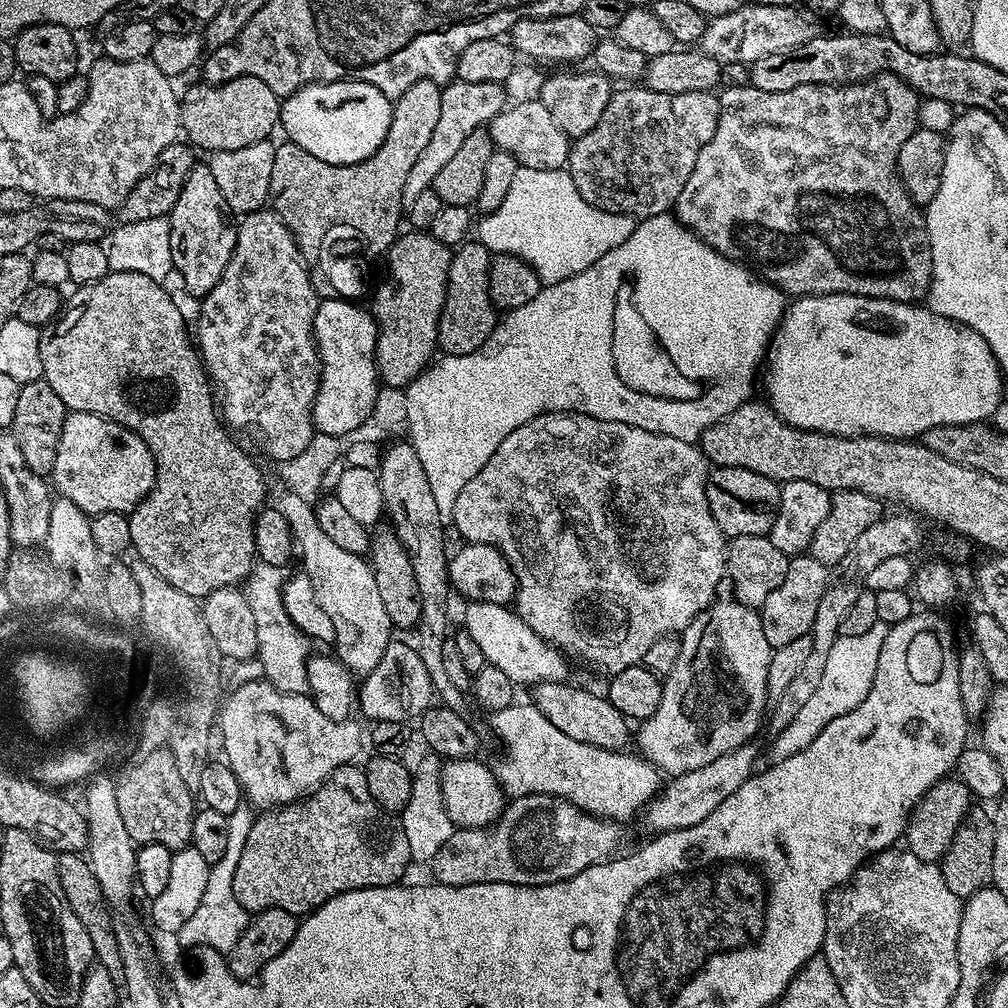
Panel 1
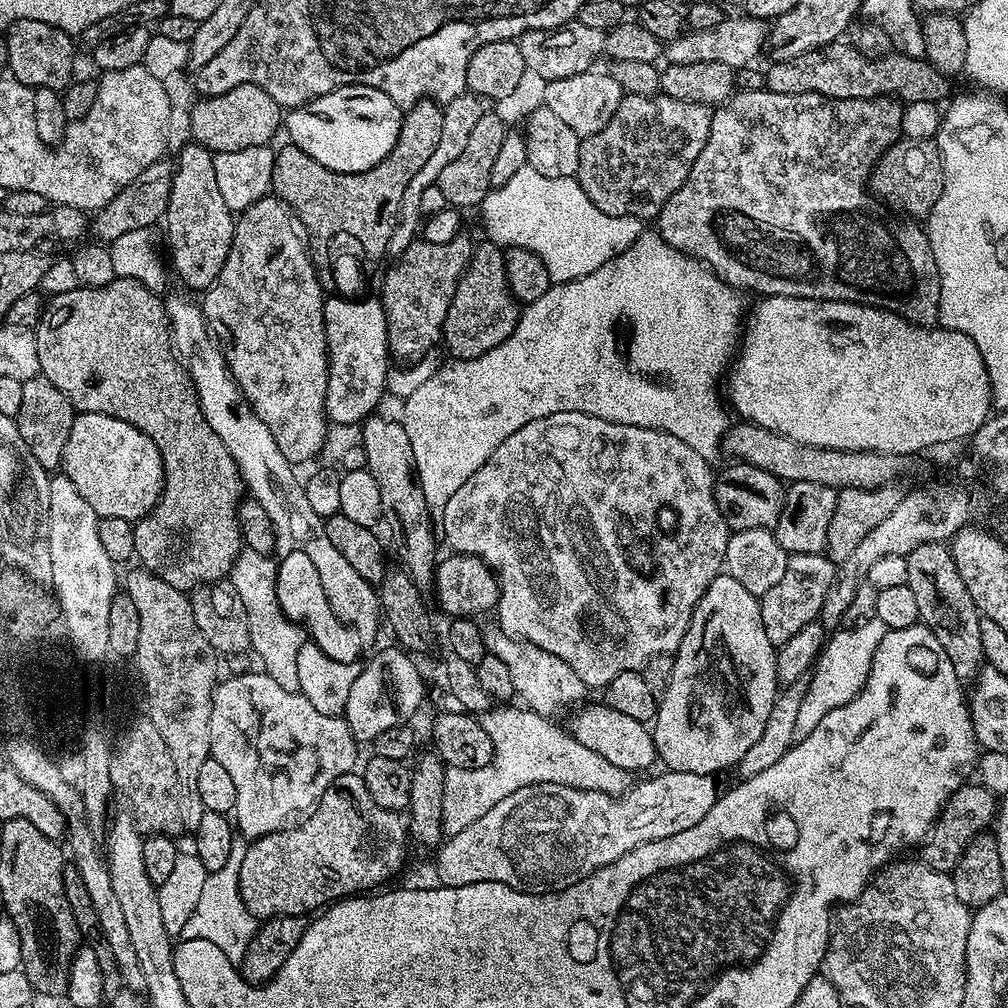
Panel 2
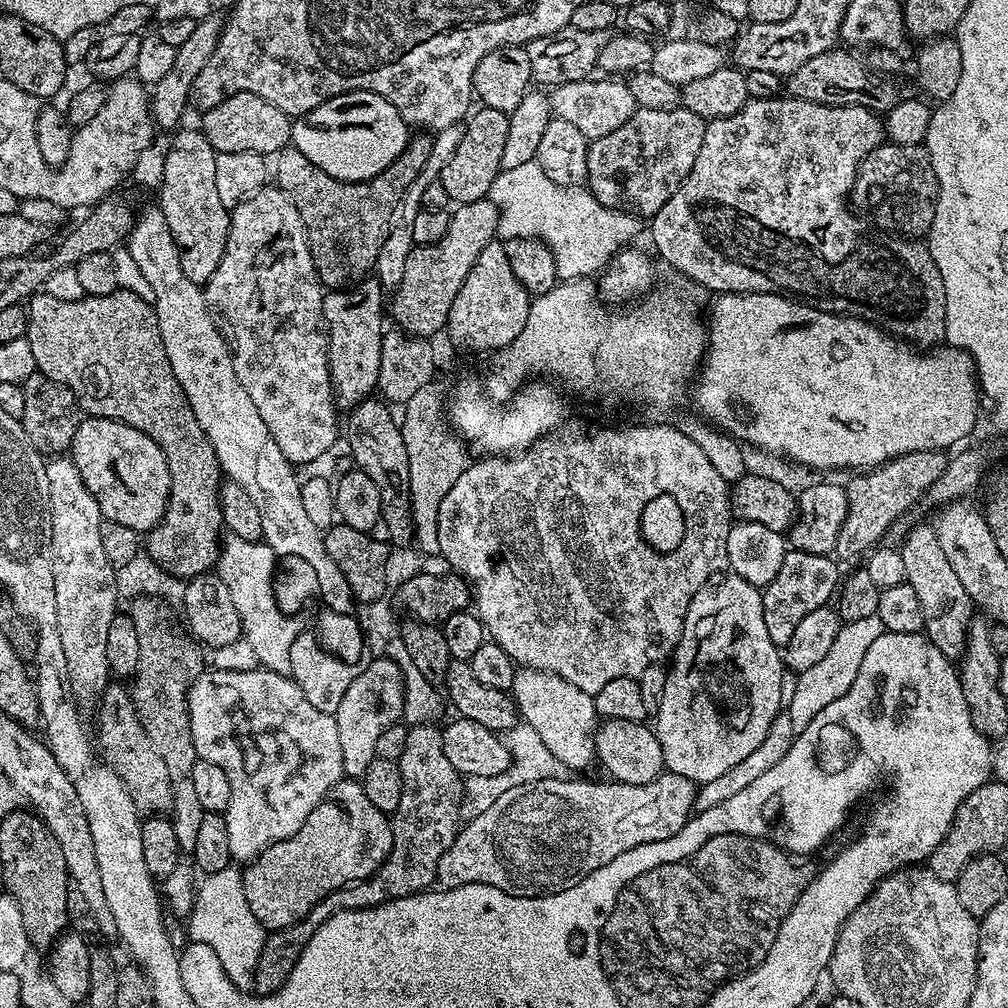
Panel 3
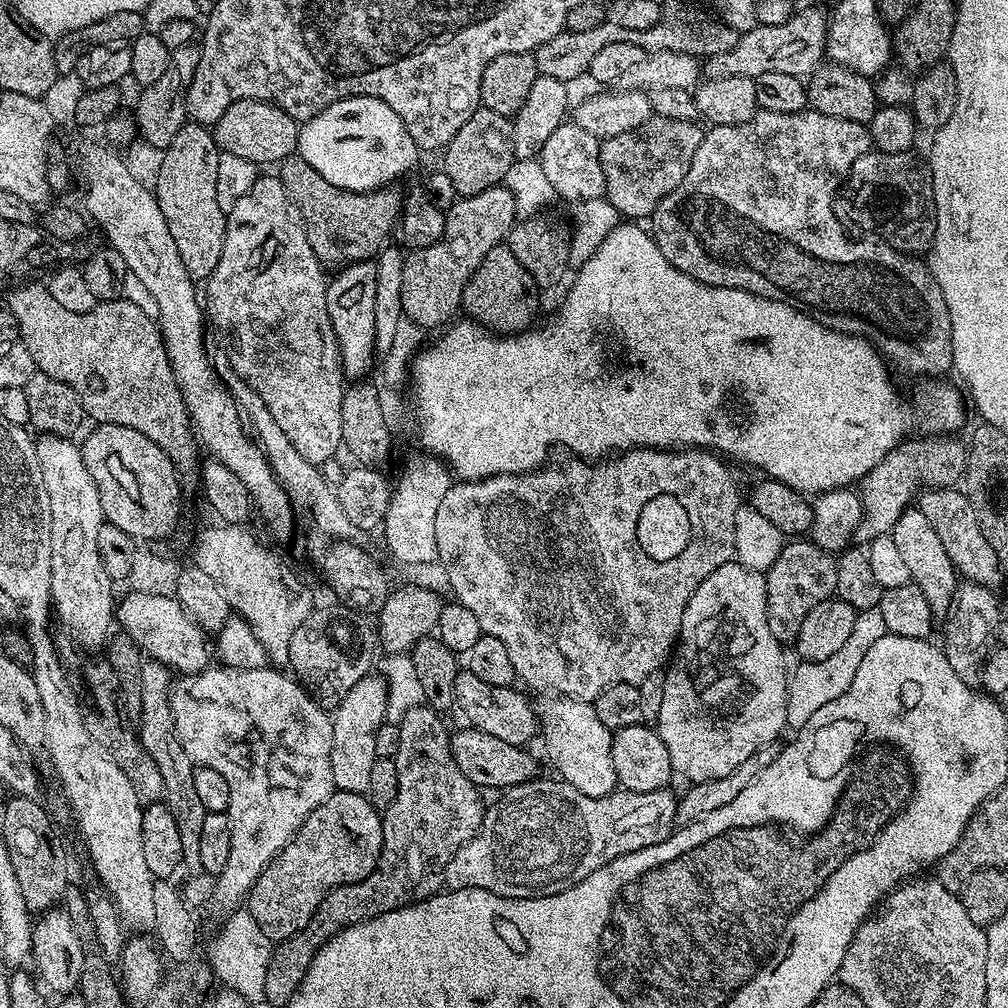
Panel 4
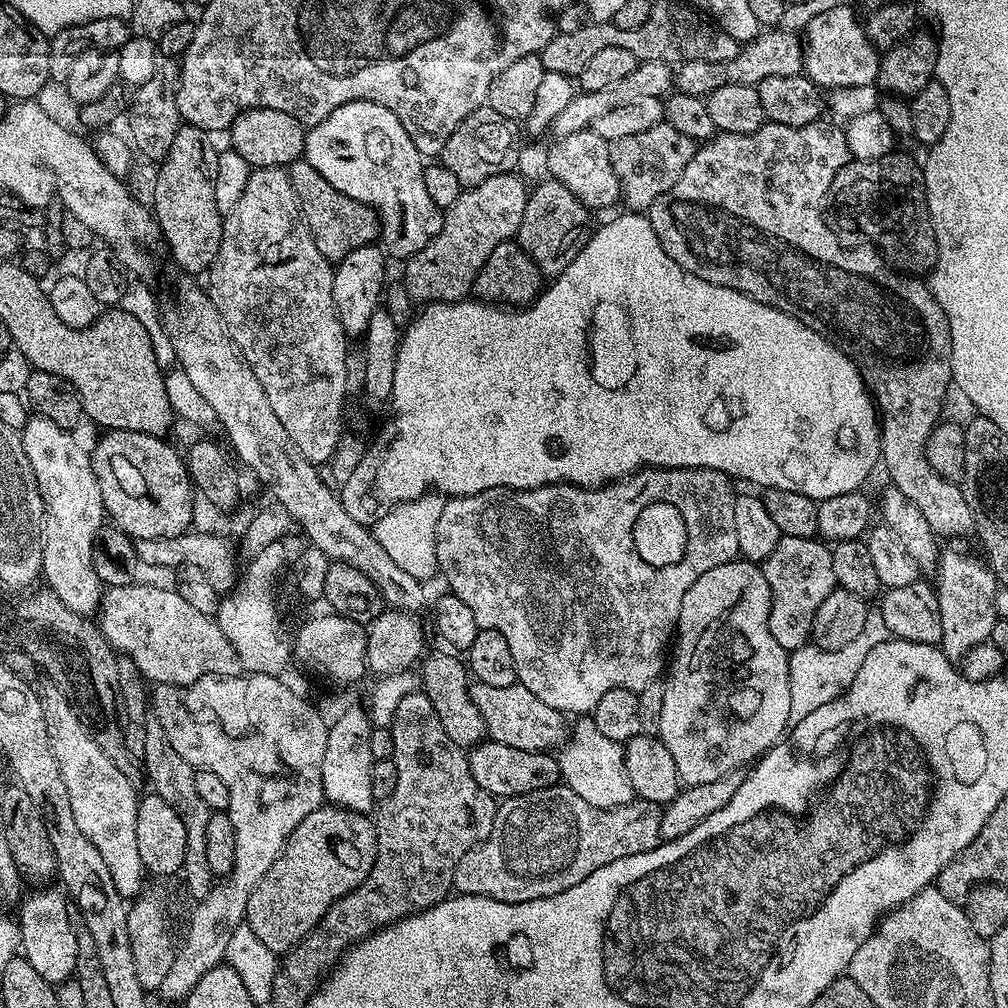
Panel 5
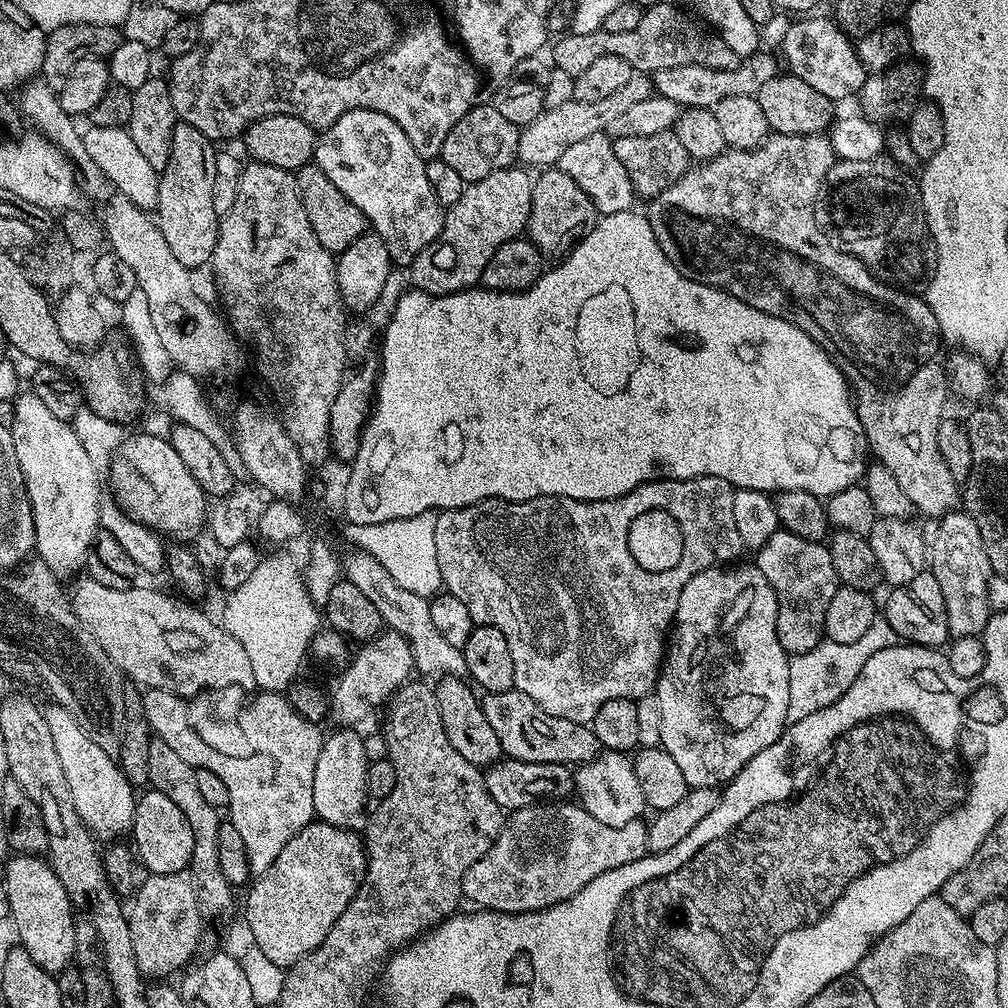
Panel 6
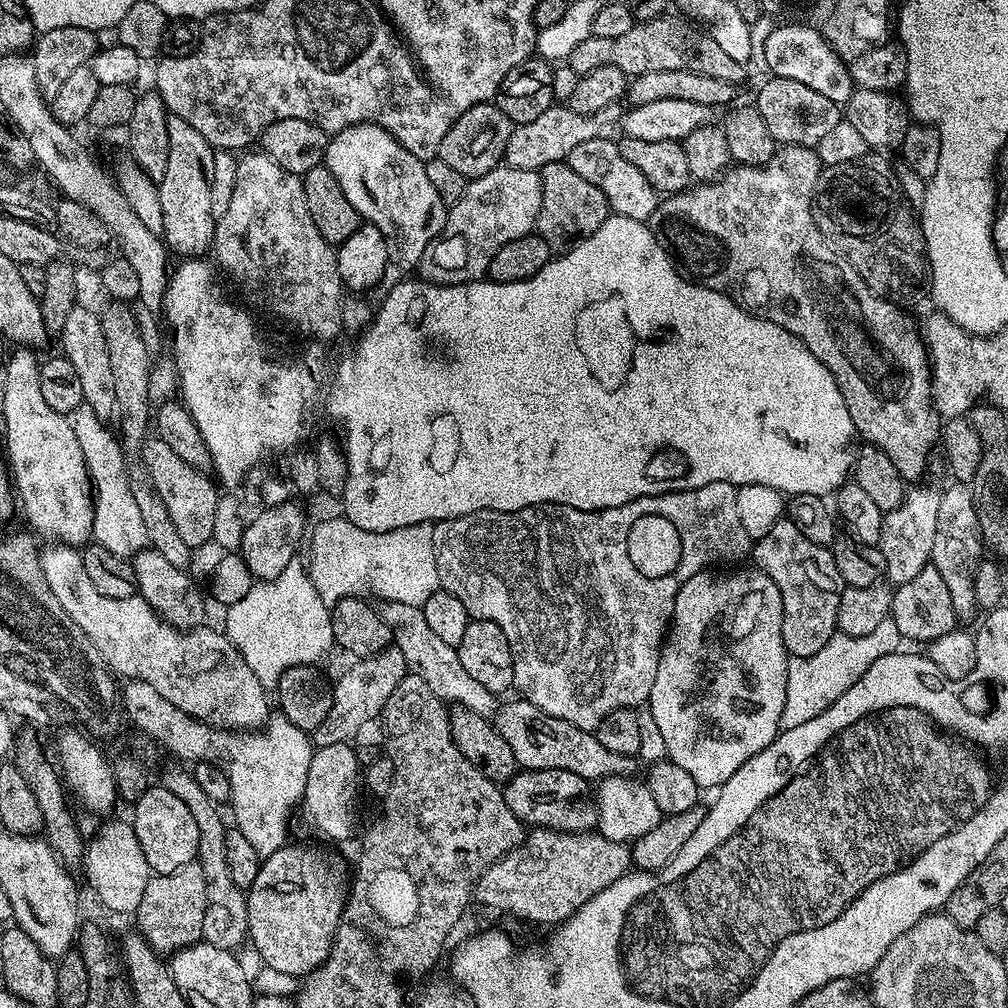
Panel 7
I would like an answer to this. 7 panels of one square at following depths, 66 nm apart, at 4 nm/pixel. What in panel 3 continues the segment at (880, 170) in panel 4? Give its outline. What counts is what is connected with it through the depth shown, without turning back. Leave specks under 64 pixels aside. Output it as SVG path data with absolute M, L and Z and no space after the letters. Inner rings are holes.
M885 142L866 154L860 163L850 204L853 209L861 208L881 228L877 228L881 233L893 232L891 235L896 238L924 238L934 222L939 189L928 149L923 144L902 146Z

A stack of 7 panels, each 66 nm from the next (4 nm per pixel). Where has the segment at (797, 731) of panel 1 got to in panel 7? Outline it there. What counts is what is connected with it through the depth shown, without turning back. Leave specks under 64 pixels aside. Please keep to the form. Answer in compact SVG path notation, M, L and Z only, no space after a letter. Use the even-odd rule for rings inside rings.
M889 618L878 622L877 628L870 630L870 634L851 636L838 630L832 635L830 642L826 642L826 646L822 646L822 650L818 650L818 654L791 657L786 670L786 706L782 706L781 729L794 730L794 726L802 726L802 722L810 722L810 718L822 714L822 710L826 710L834 702L838 702L838 698L842 698L842 694L846 694L846 690L850 690L850 686L854 686L854 682L858 682L858 678L862 678L862 674L866 674L866 670L870 670L870 666L874 666L874 662L878 662L878 658L886 658L886 654L894 654L901 651L901 648L900 631Z

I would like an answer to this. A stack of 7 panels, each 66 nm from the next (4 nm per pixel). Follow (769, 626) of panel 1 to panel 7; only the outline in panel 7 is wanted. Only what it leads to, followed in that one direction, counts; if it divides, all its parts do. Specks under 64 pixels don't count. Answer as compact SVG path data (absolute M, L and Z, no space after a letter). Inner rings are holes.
M787 518L774 522L774 527L755 541L750 553L755 567L765 572L782 594L782 642L789 657L818 654L838 631L838 602L846 585L840 579L831 547L810 542L798 526Z

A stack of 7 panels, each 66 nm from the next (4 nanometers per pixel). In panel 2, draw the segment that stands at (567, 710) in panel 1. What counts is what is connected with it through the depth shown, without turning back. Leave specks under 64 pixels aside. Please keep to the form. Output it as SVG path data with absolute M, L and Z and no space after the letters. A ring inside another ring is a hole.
M603 702L587 704L577 707L571 713L572 721L566 725L570 735L578 742L582 742L586 750L594 750L594 754L602 754L606 762L611 762L613 766L618 766L629 774L637 774L636 772L650 767L652 763L657 763L656 743L652 737L652 728L647 723L636 721L629 715L622 714L621 711L611 709Z

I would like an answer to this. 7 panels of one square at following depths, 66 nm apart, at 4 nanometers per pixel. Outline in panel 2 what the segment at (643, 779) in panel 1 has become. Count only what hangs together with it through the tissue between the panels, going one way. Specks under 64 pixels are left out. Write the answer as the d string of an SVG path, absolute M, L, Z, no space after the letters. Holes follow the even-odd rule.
M493 706L487 712L479 713L478 716L482 730L486 730L486 734L490 734L492 761L484 768L457 768L444 773L440 827L445 837L466 830L466 826L470 826L470 822L478 822L478 818L482 818L482 814L486 814L486 810L494 810L494 806L498 806L498 802L502 802L502 798L510 798L510 794L514 794L514 790L522 790L522 786L557 784L578 790L605 792L611 796L618 796L632 787L634 780L629 773L624 772L618 766L613 766L611 762L606 762L606 758L602 758L602 754L594 754L594 750L586 750L586 746L582 746L582 742L575 740L562 728L560 730L551 719L539 716L537 712L533 712L527 706L508 707L512 706Z

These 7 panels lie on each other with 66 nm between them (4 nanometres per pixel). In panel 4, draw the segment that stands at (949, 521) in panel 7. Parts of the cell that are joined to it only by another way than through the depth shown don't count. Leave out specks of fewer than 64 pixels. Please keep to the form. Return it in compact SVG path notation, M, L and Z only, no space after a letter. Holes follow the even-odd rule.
M960 582L956 585L956 597L952 600L952 610L944 624L944 641L942 647L950 662L954 674L962 682L976 686L981 683L980 671L984 668L984 659L992 651L996 641L996 628L1002 621L1000 604L991 587L971 582Z

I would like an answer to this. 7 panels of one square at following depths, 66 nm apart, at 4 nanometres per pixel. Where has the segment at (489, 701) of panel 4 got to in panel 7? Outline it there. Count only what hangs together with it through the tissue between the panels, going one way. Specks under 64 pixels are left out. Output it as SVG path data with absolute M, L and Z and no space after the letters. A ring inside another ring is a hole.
M515 698L499 705L494 713L498 734L506 738L517 765L524 770L570 770L589 782L599 782L607 776L631 777L637 761L630 756L611 753L599 742L595 732L583 732L562 718L548 716L529 700Z

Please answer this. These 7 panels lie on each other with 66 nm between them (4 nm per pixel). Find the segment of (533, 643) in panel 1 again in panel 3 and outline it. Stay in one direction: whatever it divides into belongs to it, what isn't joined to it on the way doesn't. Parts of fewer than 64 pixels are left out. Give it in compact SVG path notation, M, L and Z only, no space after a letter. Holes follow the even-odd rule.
M517 667L510 693L516 701L519 719L529 724L546 742L546 748L570 770L588 768L597 759L596 729L598 715L593 693L578 690L566 678L537 668Z

